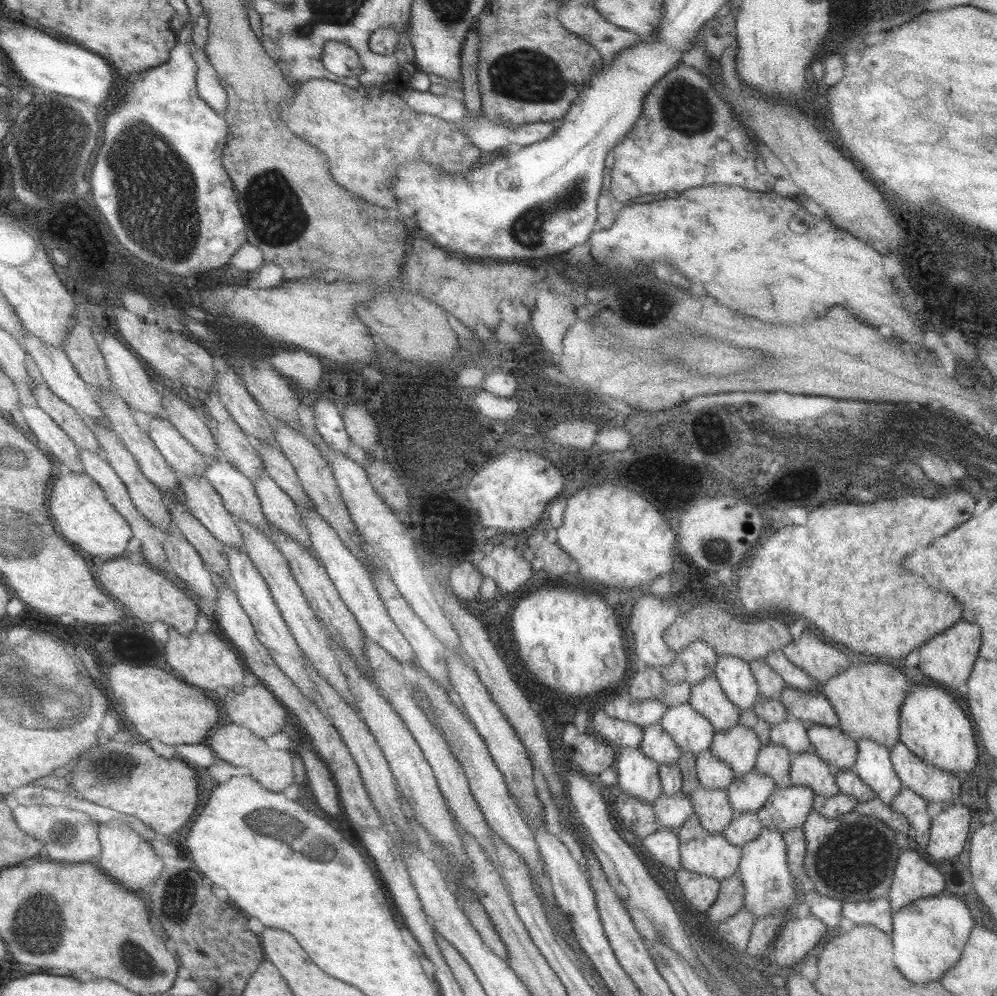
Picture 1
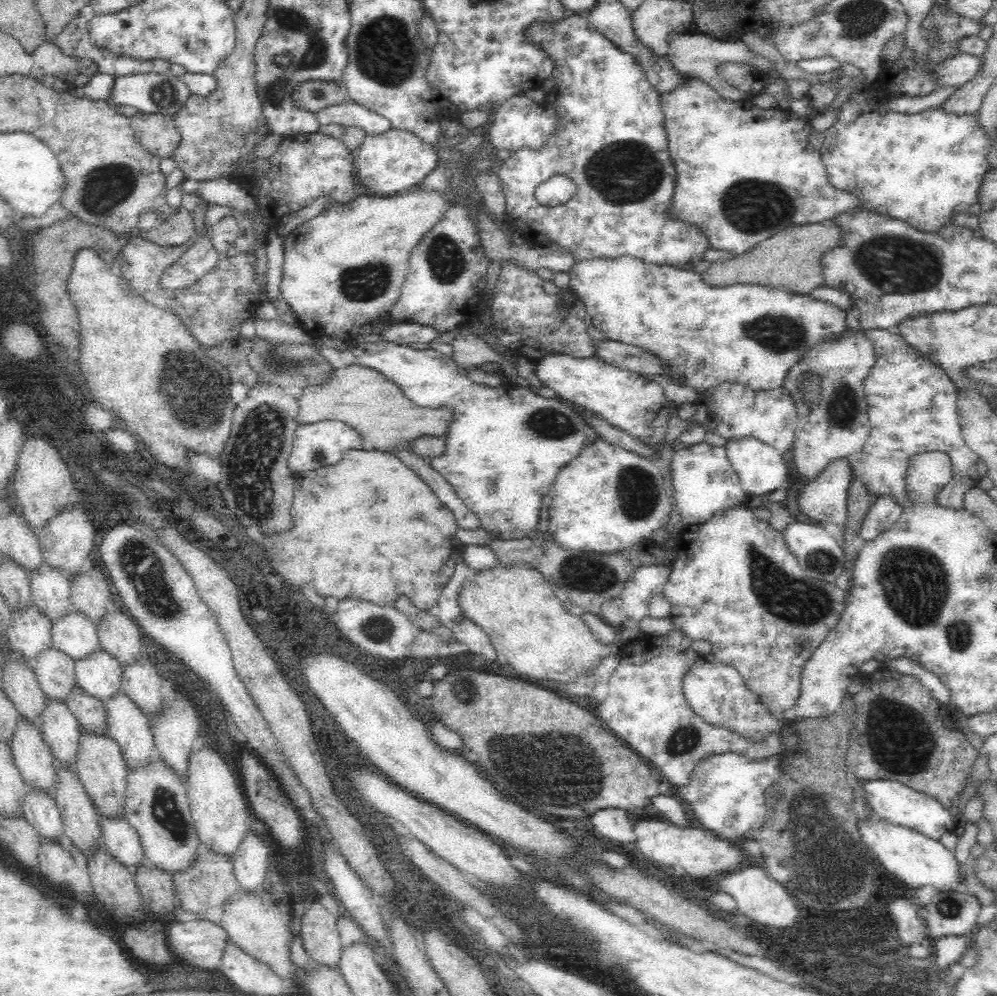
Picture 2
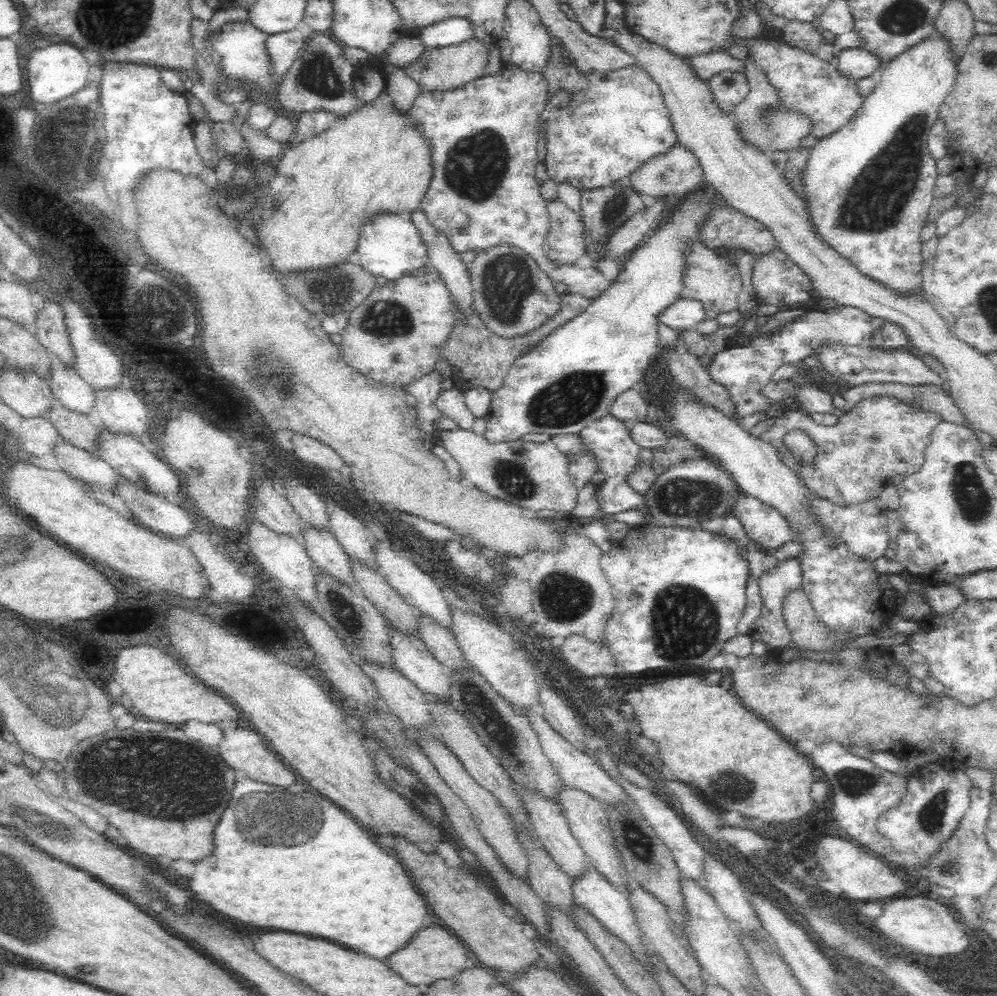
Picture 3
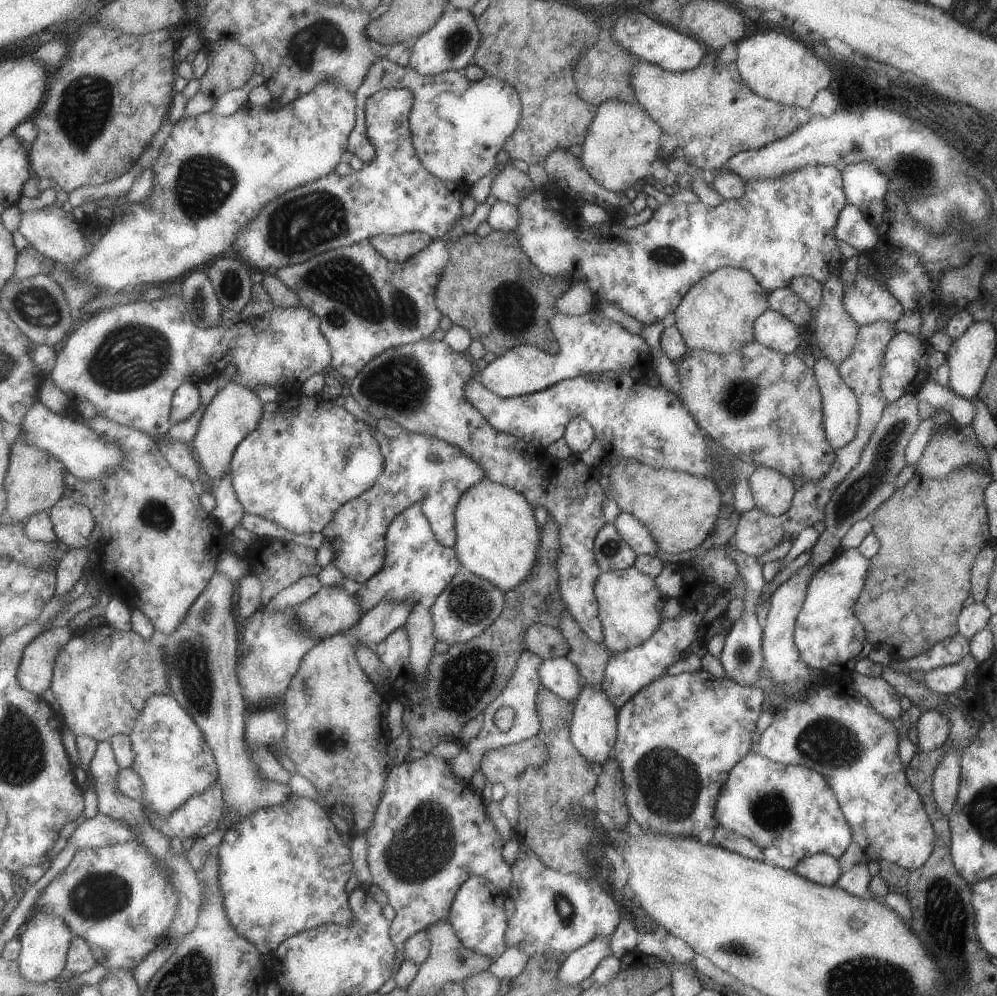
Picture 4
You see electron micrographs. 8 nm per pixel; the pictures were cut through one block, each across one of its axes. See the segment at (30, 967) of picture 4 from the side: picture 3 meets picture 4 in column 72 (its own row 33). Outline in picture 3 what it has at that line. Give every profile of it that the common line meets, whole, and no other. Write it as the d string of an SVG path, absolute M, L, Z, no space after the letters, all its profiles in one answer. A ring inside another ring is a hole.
M932 30L928 36L924 36L924 40L920 40L918 44L910 46L908 50L900 52L900 56L896 56L892 62L884 64L882 72L882 80L876 86L876 90L864 100L864 106L860 108L860 112L852 118L850 124L846 124L844 128L840 128L836 134L822 138L812 150L810 156L806 160L806 168L802 170L802 192L800 192L800 200L804 200L804 208L806 214L810 218L810 226L812 232L816 234L816 238L826 244L832 252L836 252L838 256L842 256L844 260L848 260L858 272L862 272L864 276L868 276L868 280L874 280L876 284L882 284L884 288L888 288L890 292L894 292L896 296L904 296L904 298L926 298L924 296L924 288L922 288L922 270L924 270L924 252L922 252L922 240L920 240L920 232L922 228L930 222L930 206L934 202L936 196L936 182L940 180L940 170L938 170L938 160L930 154L930 128L936 122L936 118L940 118L940 108L944 98L948 96L948 92L952 92L952 86L958 80L958 72L960 72L960 60L962 54L960 50L952 44L952 40L940 32L940 30Z

